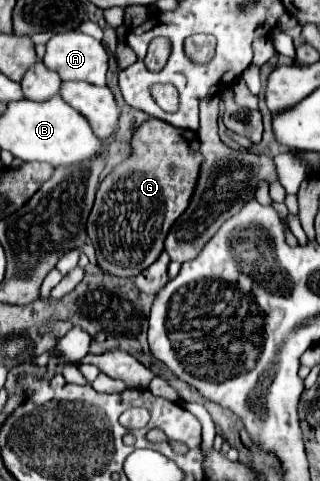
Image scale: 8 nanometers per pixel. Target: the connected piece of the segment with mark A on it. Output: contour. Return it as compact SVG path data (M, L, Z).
M68 31L54 35L46 43L46 55L42 59L48 69L56 71L62 81L86 81L92 85L106 85L106 71L108 71L108 53L100 41L80 31Z

